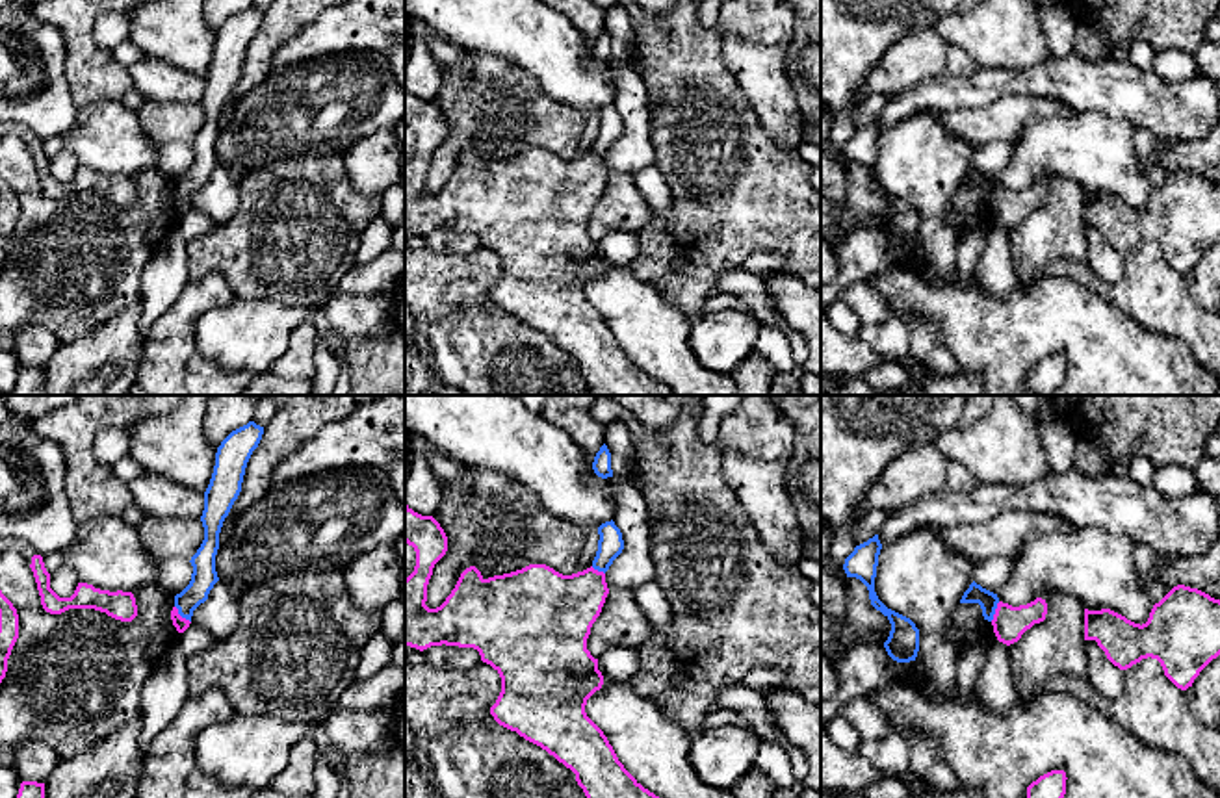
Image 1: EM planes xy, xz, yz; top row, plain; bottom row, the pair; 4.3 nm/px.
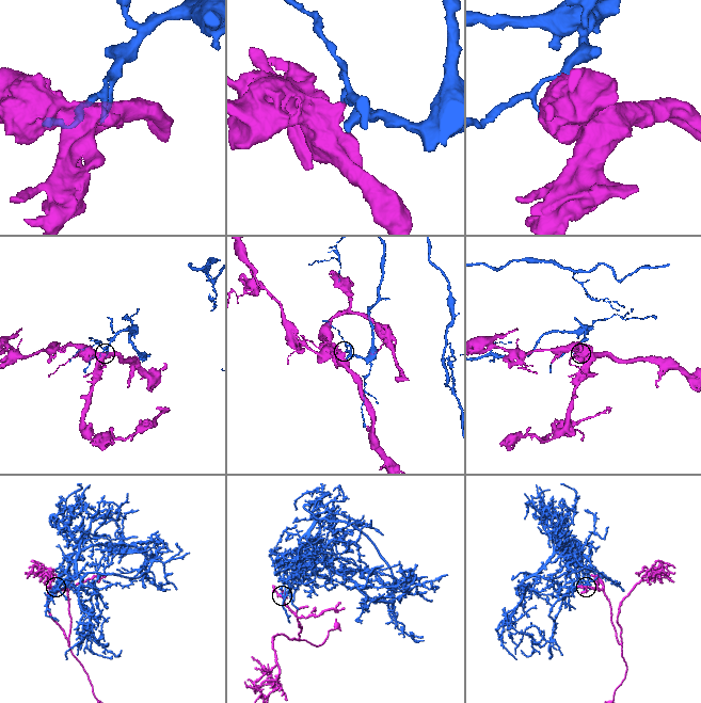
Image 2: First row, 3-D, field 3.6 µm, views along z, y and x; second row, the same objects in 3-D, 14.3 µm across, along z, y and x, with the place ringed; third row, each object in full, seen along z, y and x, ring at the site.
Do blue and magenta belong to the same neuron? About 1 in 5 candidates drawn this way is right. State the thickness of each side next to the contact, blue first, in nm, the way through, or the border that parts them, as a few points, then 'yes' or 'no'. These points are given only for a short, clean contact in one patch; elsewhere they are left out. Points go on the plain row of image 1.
110 nm thick on the blue side, 60 nm on the other; border along xy (175, 190), (190, 206); no

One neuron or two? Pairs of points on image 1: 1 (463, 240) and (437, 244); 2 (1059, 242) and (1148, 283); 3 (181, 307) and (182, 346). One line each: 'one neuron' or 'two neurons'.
1: one neuron
2: two neurons
3: one neuron

